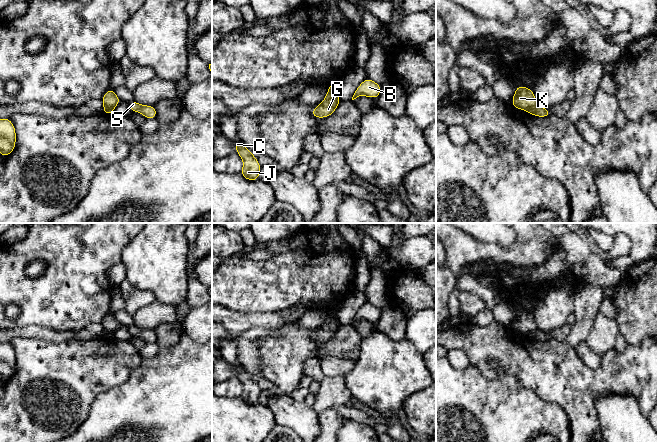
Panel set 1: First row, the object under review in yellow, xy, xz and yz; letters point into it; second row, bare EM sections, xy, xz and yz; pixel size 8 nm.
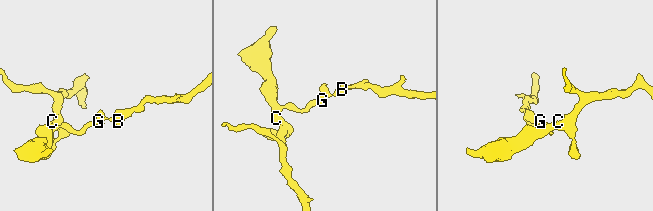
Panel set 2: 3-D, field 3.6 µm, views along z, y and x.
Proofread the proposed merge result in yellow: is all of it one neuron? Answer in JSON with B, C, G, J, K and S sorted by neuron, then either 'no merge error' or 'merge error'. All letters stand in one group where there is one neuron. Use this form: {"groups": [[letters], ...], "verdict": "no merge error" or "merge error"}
{"groups": [["B", "K", "S"], ["C", "G", "J"]], "verdict": "merge error"}

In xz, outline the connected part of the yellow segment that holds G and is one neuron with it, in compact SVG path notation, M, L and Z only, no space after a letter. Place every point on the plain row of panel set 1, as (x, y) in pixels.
M328 314L323 326L311 335L311 339L315 342L327 342L335 336L340 326L341 323L337 316Z

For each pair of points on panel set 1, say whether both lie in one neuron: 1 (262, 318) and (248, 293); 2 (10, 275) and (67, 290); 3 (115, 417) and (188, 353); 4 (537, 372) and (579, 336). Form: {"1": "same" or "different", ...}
{"1": "different", "2": "same", "3": "same", "4": "different"}

